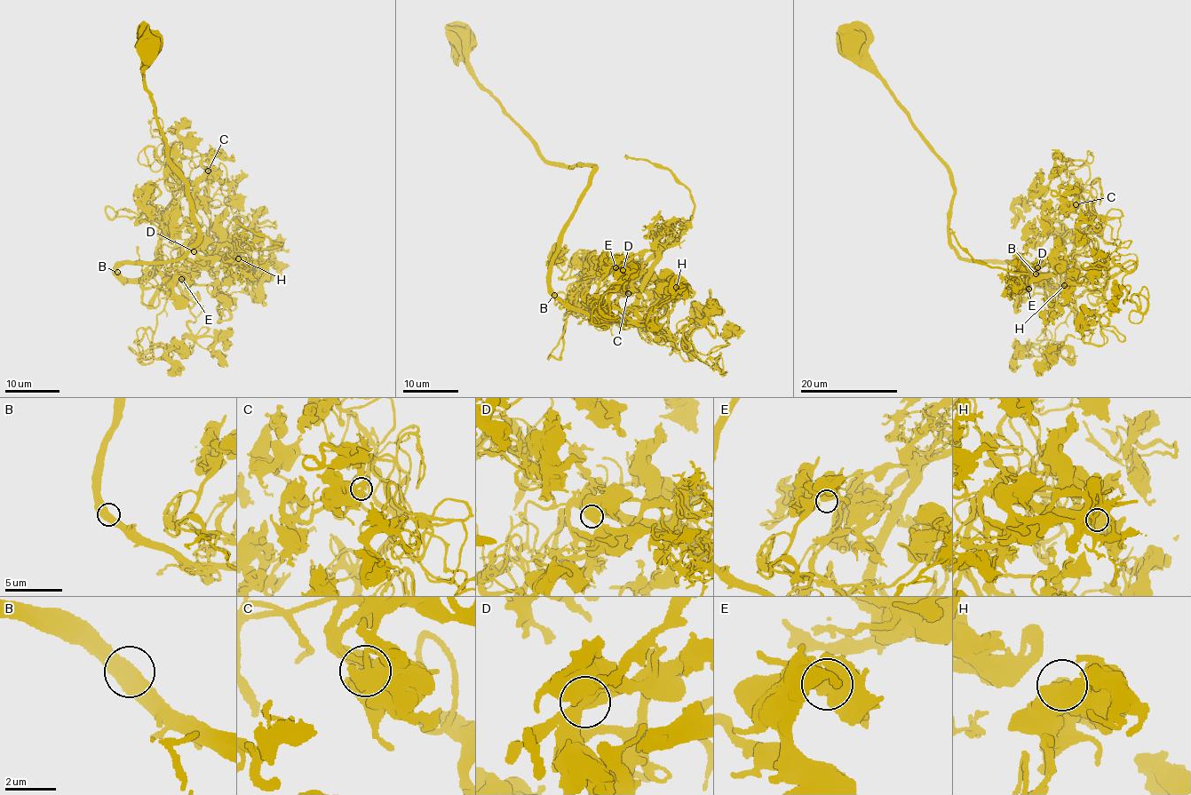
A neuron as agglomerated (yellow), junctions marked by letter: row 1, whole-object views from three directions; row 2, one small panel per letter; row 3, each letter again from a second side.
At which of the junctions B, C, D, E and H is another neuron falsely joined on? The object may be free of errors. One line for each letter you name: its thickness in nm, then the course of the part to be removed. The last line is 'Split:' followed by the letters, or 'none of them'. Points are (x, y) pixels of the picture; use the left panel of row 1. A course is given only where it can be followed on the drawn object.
D: calibre 700 nm; course (194, 251), (209, 258), (232, 258), (258, 249), (282, 244), (274, 244), (268, 238), (234, 220)
Split: D

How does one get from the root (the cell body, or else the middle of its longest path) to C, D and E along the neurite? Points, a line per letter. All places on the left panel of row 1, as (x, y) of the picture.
C: (154, 43), (143, 80), (199, 243), (116, 264), (123, 277), (158, 260), (172, 167), (202, 155), (208, 170)
D: (154, 43), (143, 80), (199, 243), (172, 260), (115, 268), (128, 279), (188, 270), (194, 251)
E: (154, 43), (143, 80), (199, 243), (115, 268), (165, 267), (149, 265), (147, 281), (168, 292), (181, 279)

